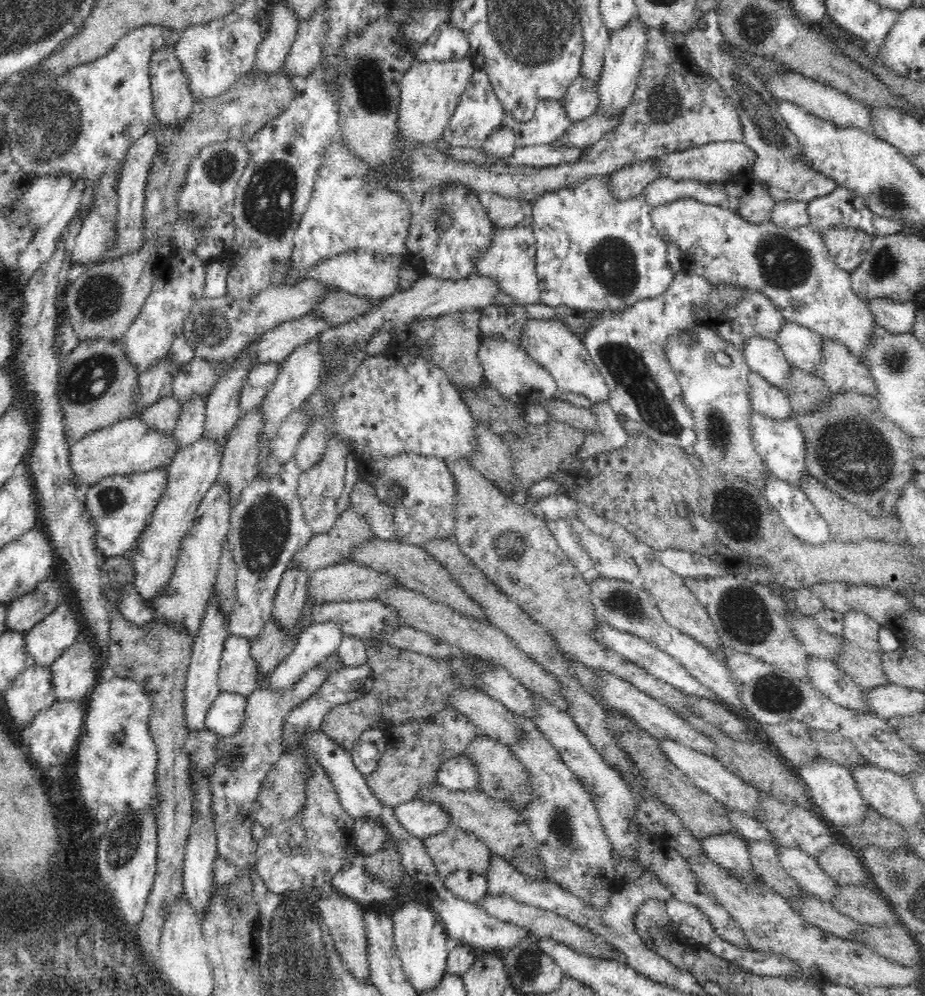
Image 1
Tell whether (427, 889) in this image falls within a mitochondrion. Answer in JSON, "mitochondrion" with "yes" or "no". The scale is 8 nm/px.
{"mitochondrion":"no"}

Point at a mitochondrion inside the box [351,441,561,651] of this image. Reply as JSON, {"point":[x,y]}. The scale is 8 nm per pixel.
{"point":[511,547]}

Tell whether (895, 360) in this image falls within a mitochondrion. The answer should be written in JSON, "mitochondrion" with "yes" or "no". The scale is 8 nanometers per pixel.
{"mitochondrion":"yes"}

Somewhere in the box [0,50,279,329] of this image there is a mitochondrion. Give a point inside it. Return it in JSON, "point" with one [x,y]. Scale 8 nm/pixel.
{"point":[50,120]}

